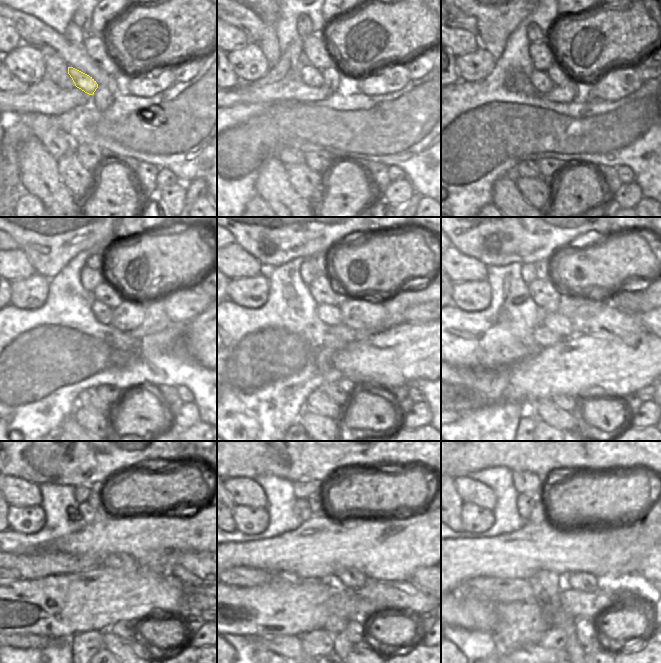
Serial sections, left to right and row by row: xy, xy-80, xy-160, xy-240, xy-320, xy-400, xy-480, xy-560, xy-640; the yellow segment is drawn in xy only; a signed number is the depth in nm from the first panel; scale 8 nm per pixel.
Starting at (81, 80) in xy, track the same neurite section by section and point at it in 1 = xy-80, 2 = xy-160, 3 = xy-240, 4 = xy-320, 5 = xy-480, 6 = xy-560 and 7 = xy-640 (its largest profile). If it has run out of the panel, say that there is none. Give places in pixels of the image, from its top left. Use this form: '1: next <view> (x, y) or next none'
1: next xy-80 (310, 75)
2: next xy-160 (539, 79)
3: next xy-240 (102, 312)
4: next xy-320 (329, 314)
5: next xy-480 (123, 562)
6: next xy-560 (350, 578)
7: next xy-640 (585, 582)

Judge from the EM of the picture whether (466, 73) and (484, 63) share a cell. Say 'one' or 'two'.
one

